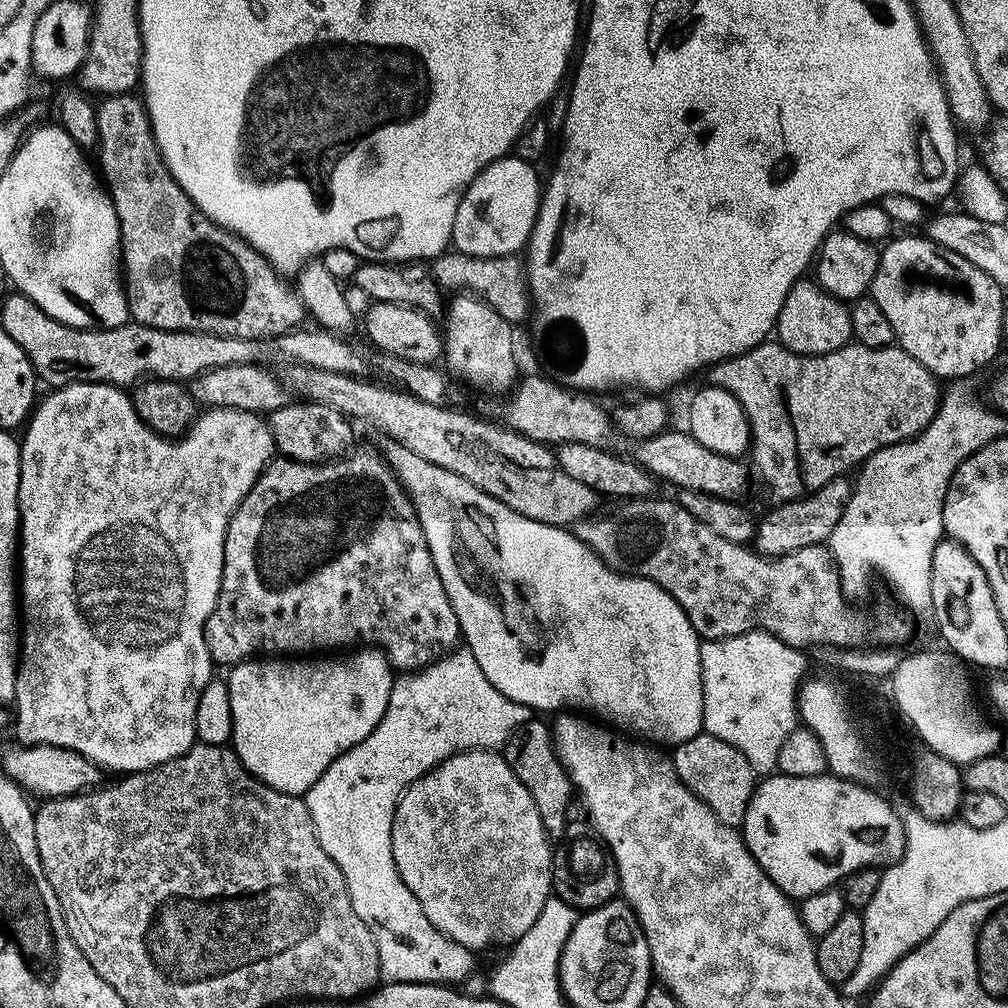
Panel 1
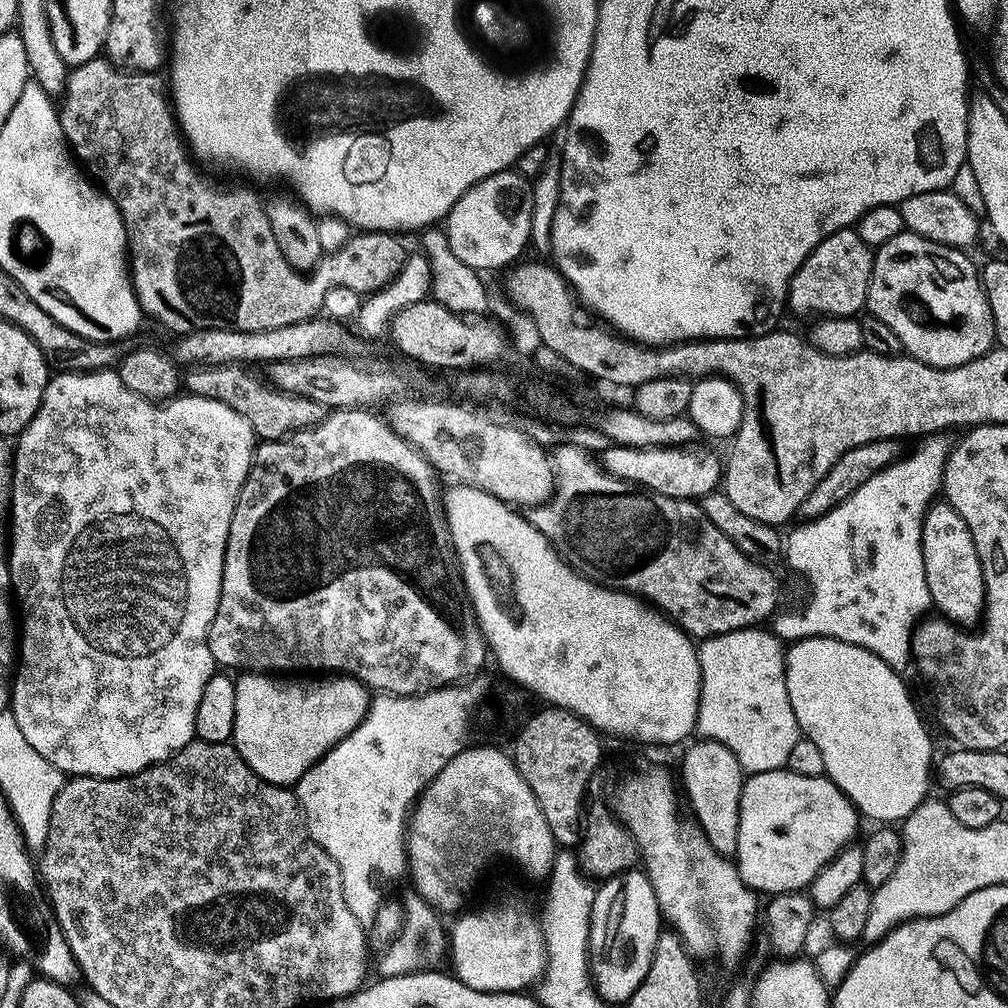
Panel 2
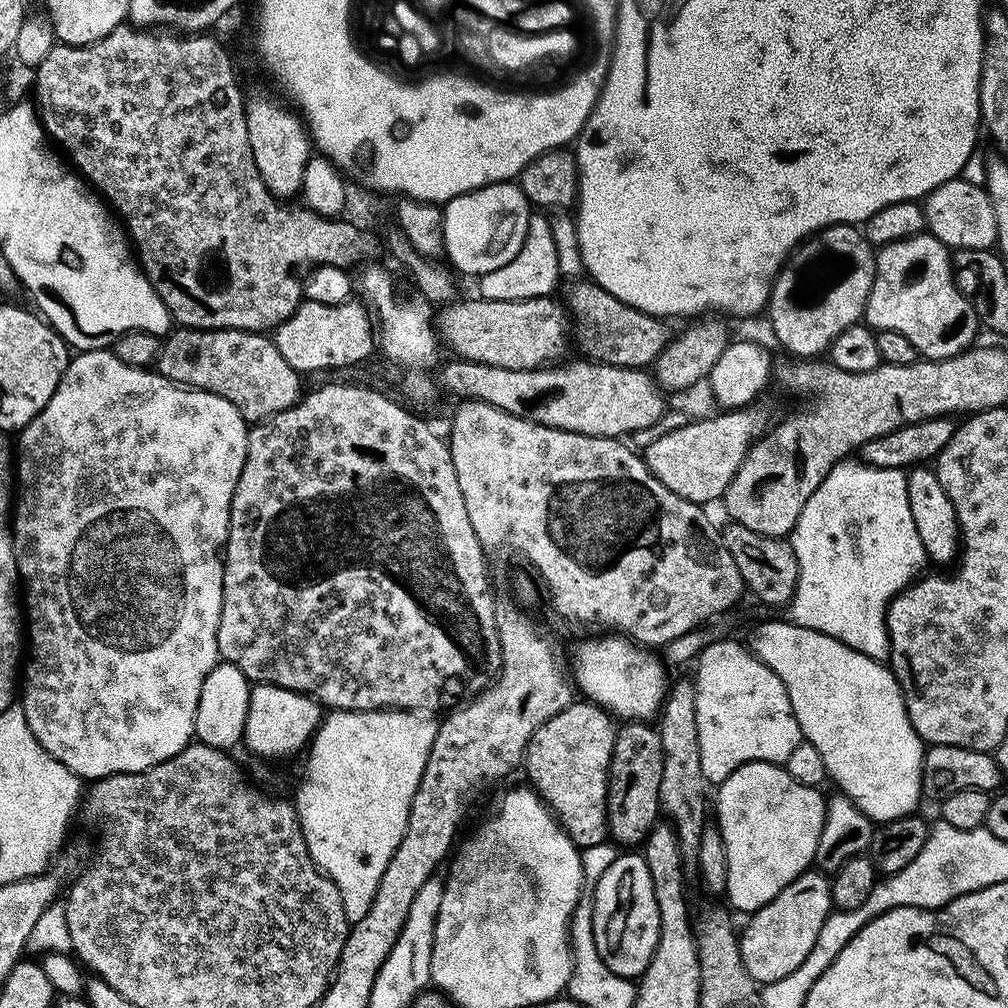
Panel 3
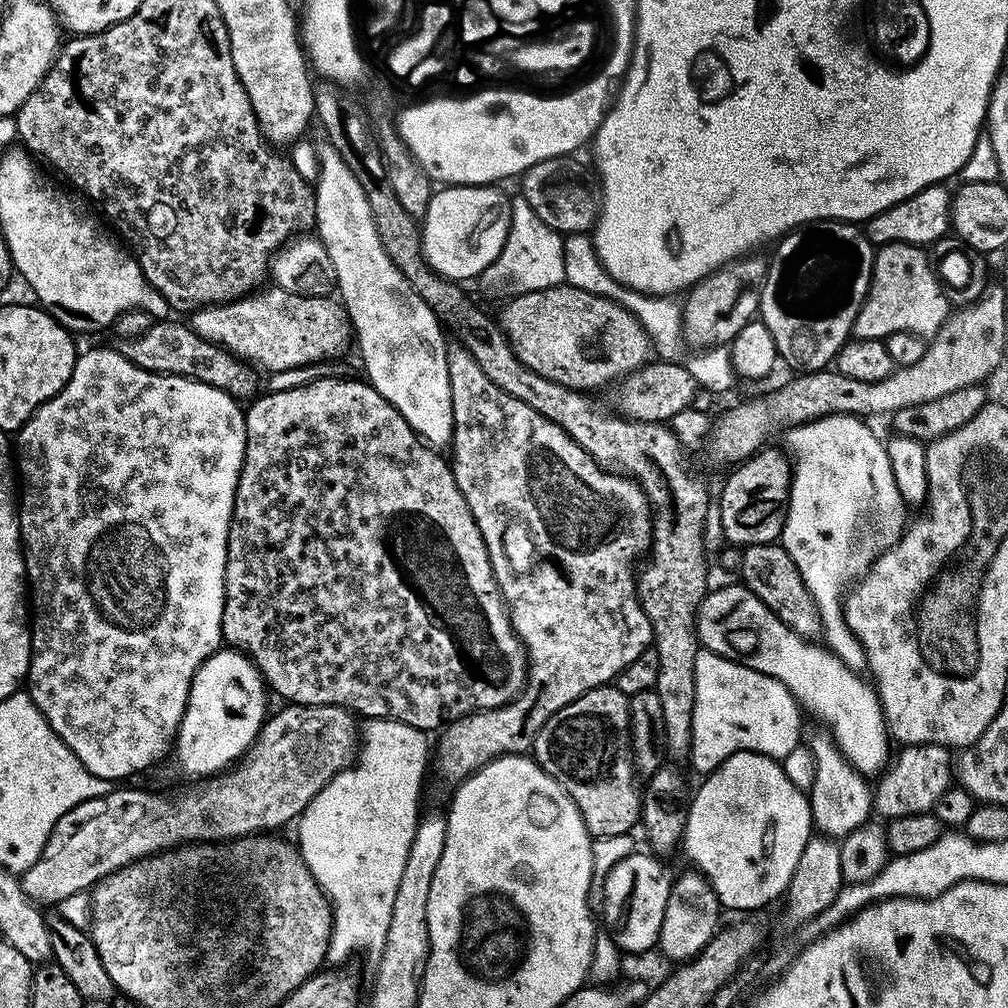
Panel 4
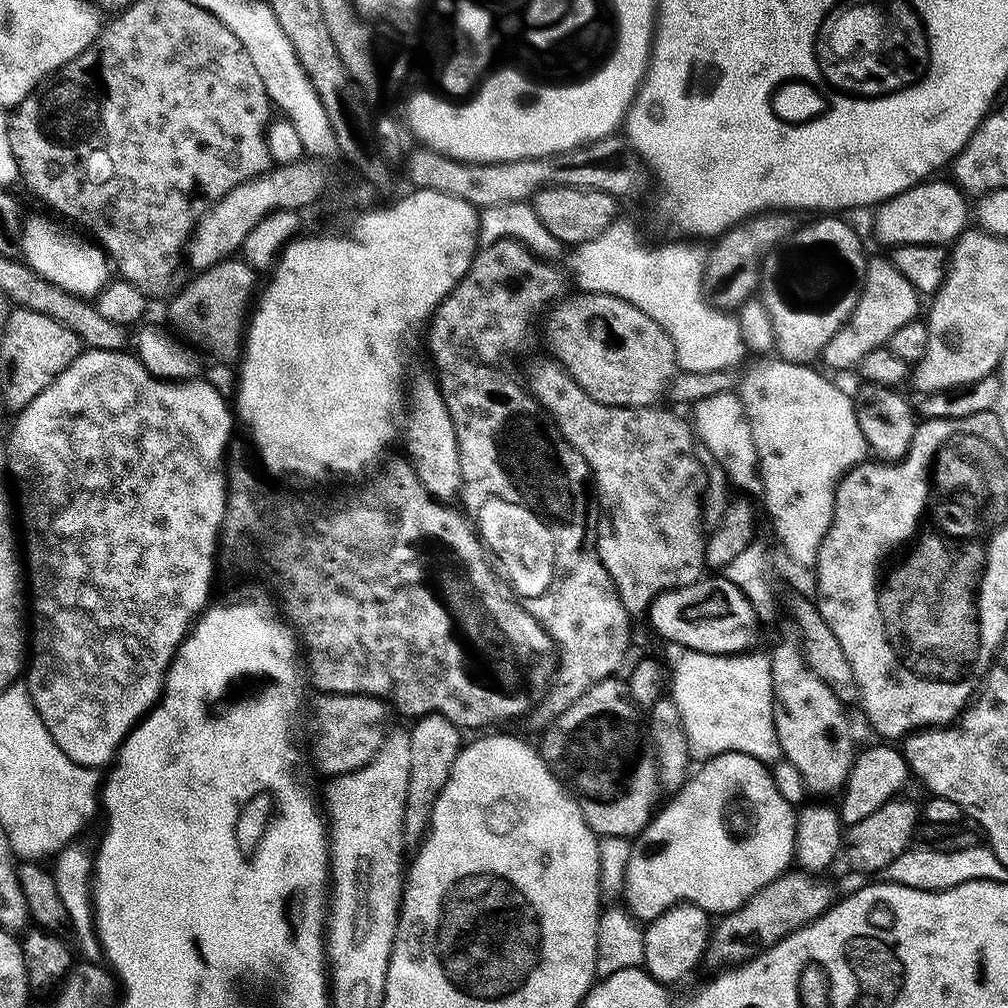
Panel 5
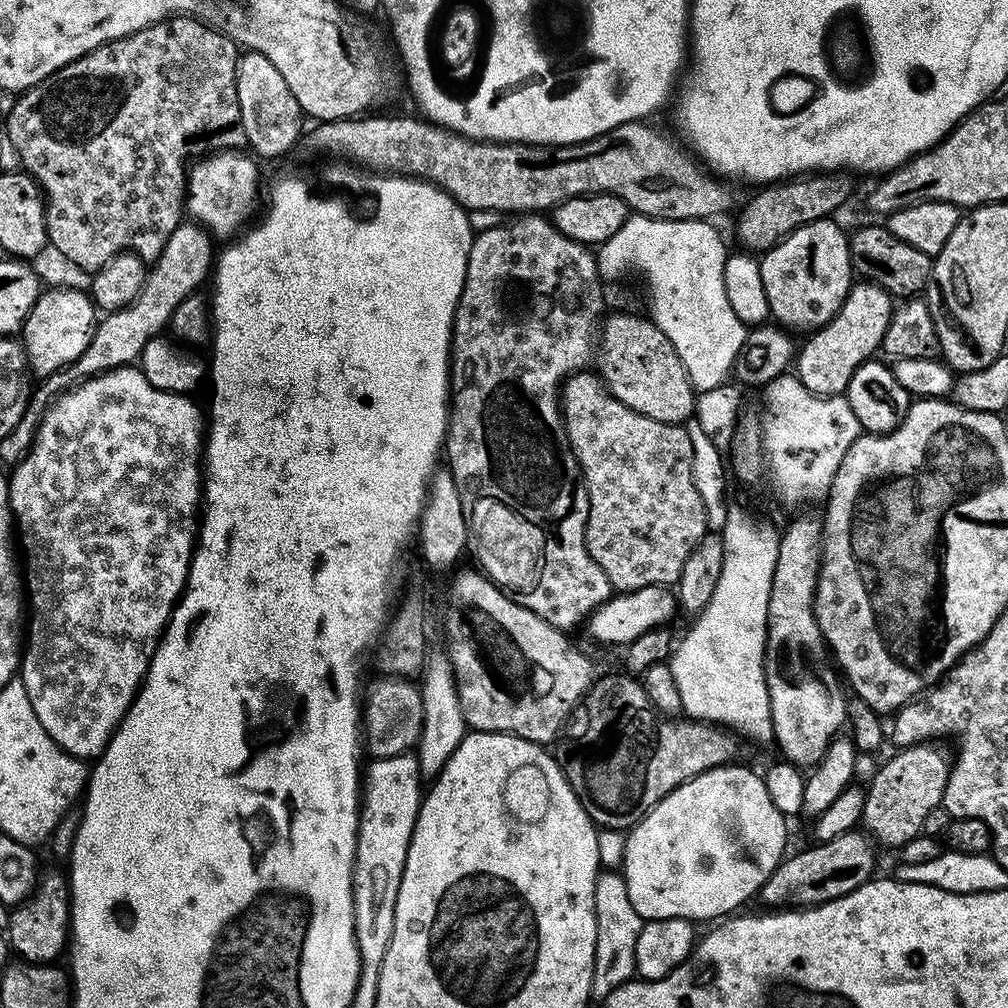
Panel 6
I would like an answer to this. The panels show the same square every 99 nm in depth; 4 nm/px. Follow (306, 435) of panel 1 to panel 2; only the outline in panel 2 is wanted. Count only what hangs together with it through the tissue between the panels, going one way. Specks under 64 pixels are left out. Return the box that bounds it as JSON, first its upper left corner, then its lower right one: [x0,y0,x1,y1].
[182,364,326,441]

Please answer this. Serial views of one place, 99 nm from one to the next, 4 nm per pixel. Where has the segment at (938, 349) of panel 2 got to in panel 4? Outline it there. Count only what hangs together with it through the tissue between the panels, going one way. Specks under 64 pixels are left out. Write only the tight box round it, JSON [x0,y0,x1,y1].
[851,244,950,340]

